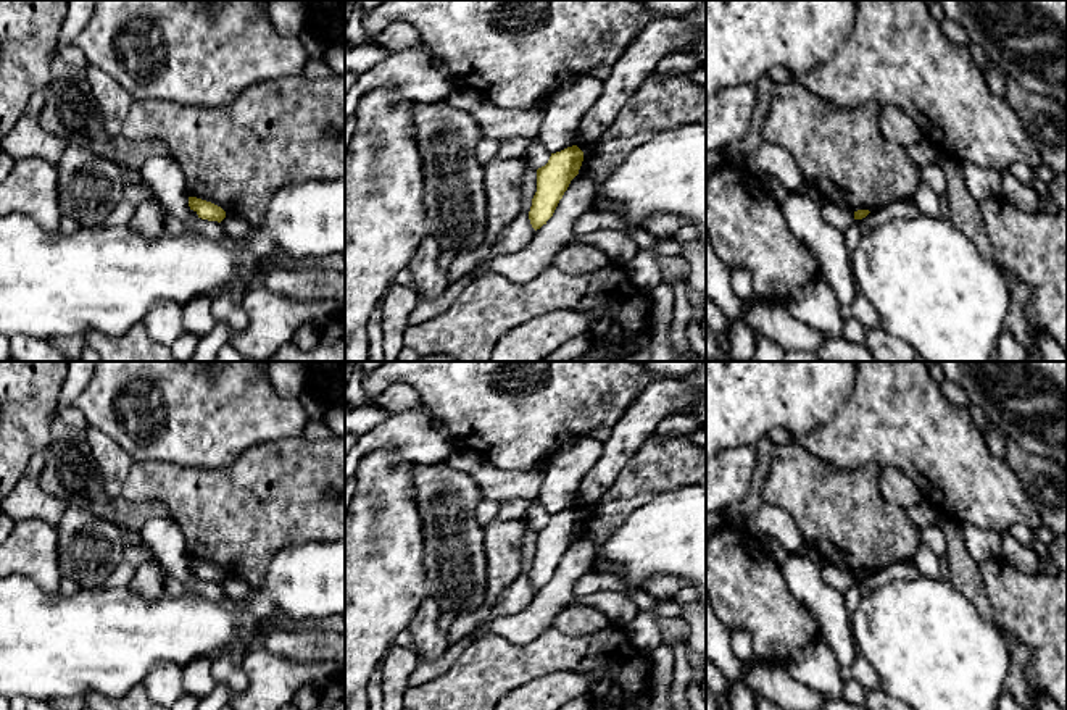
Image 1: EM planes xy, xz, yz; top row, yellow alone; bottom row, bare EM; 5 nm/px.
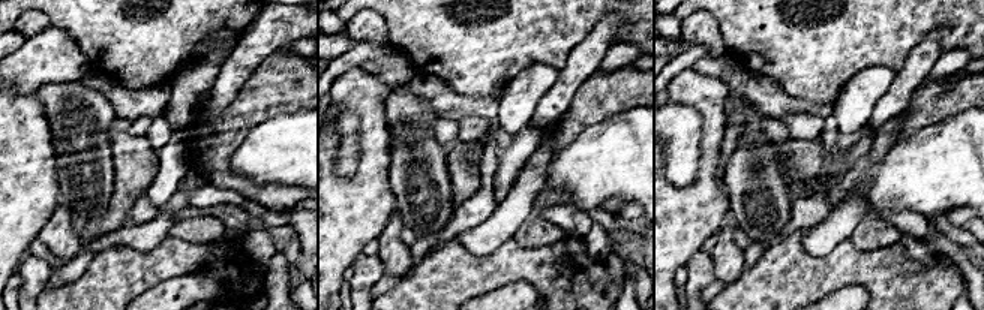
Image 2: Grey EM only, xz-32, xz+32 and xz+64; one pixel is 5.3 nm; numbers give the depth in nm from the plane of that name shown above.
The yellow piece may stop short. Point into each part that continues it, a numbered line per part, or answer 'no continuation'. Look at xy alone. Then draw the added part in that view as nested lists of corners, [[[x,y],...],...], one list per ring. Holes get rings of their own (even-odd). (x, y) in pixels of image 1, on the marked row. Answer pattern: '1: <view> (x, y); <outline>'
no continuation

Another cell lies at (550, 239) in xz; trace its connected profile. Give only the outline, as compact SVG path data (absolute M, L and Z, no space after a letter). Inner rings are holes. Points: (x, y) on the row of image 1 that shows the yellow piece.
M577 174L553 216L535 231L534 239L514 253L500 255L482 266L475 266L467 278L498 273L513 282L527 282L553 265L553 258L571 244L574 223L593 207L595 182L588 174Z

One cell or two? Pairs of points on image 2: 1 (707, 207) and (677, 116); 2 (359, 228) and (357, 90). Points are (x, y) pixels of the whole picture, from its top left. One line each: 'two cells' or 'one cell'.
1: two cells
2: one cell

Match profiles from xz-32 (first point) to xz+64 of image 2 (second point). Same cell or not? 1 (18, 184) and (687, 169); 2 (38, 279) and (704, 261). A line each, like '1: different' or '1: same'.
1: different
2: same

